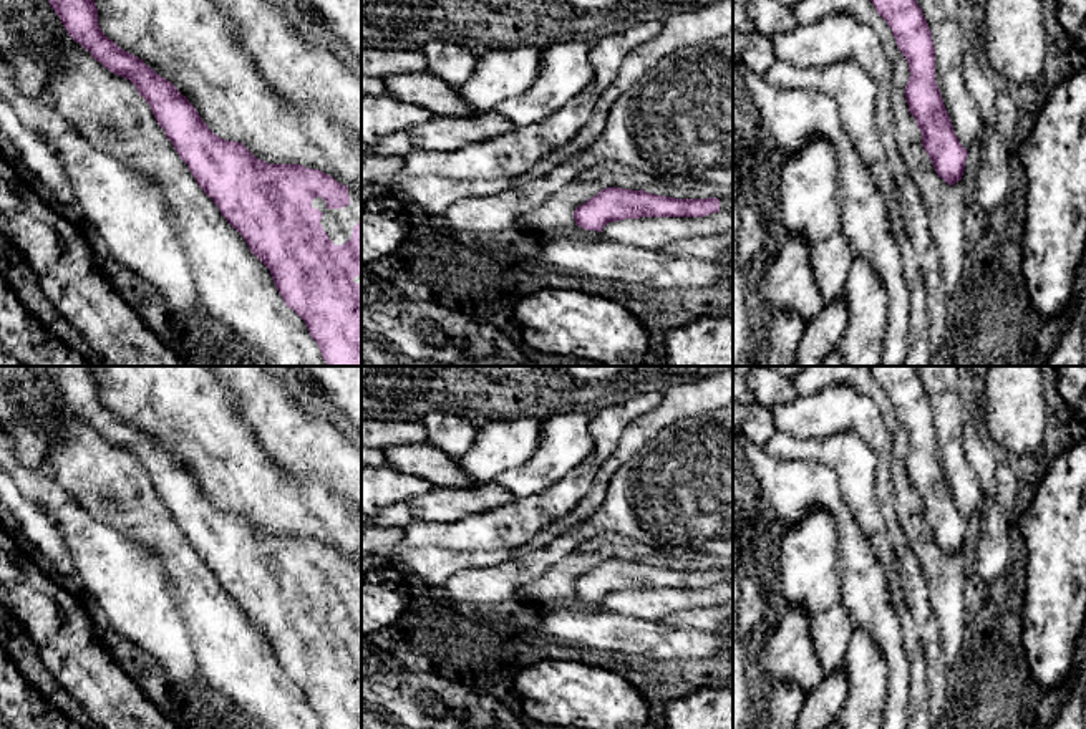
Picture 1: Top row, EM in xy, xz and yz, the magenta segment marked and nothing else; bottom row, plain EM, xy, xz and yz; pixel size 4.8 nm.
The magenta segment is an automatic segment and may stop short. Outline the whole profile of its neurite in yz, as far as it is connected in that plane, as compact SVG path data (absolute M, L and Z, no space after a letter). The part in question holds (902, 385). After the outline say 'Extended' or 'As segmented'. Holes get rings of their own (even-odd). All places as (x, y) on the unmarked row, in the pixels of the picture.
M867 366L887 393L909 434L905 471L922 504L922 517L935 543L948 557L962 552L968 522L955 507L935 452L935 418L915 366Z. As segmented

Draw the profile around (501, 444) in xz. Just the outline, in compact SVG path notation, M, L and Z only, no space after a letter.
M507 419L479 426L473 447L458 461L478 485L494 480L507 469L522 467L539 449L541 421Z

